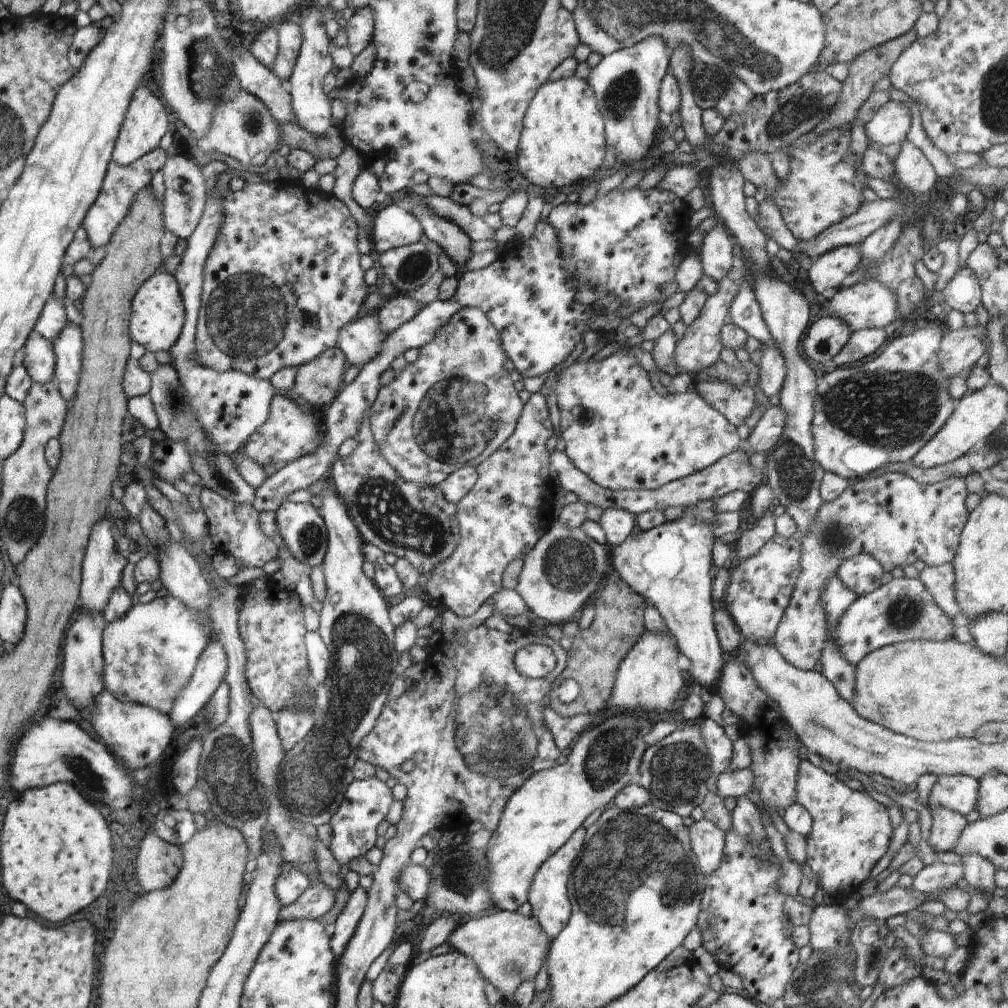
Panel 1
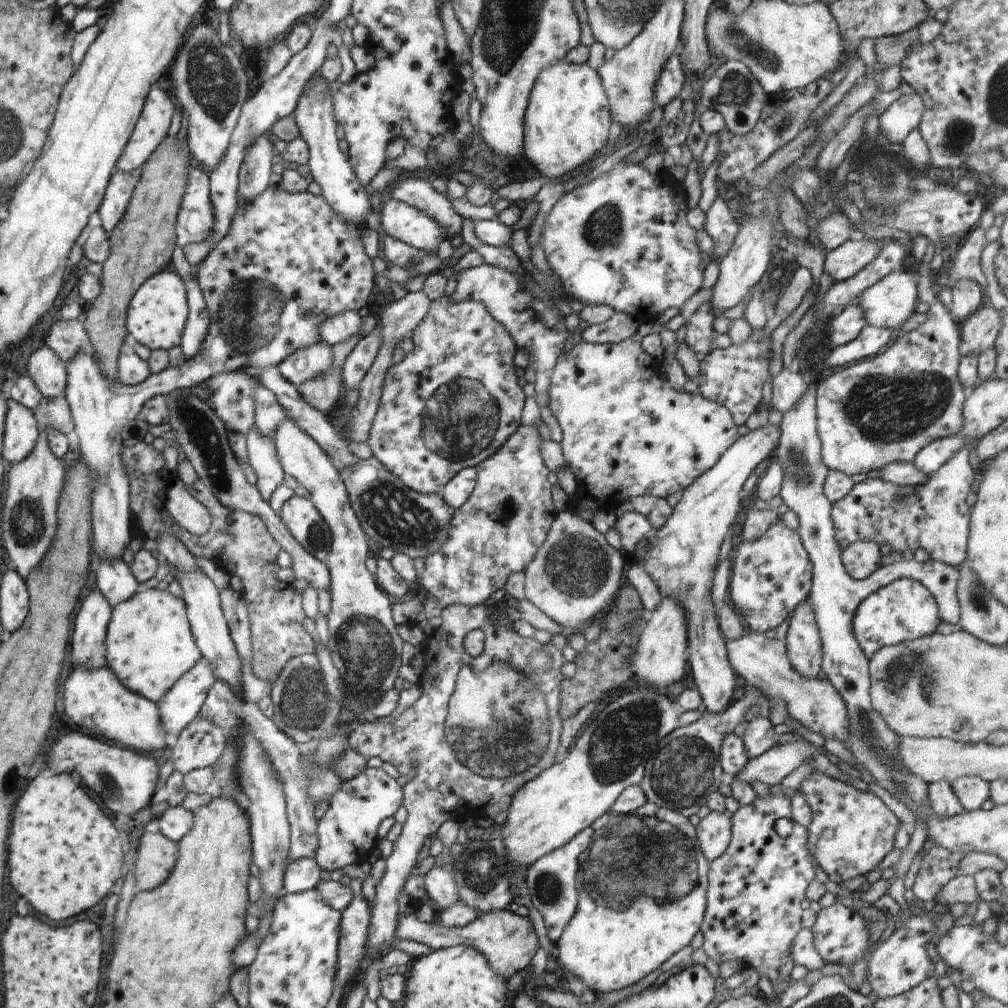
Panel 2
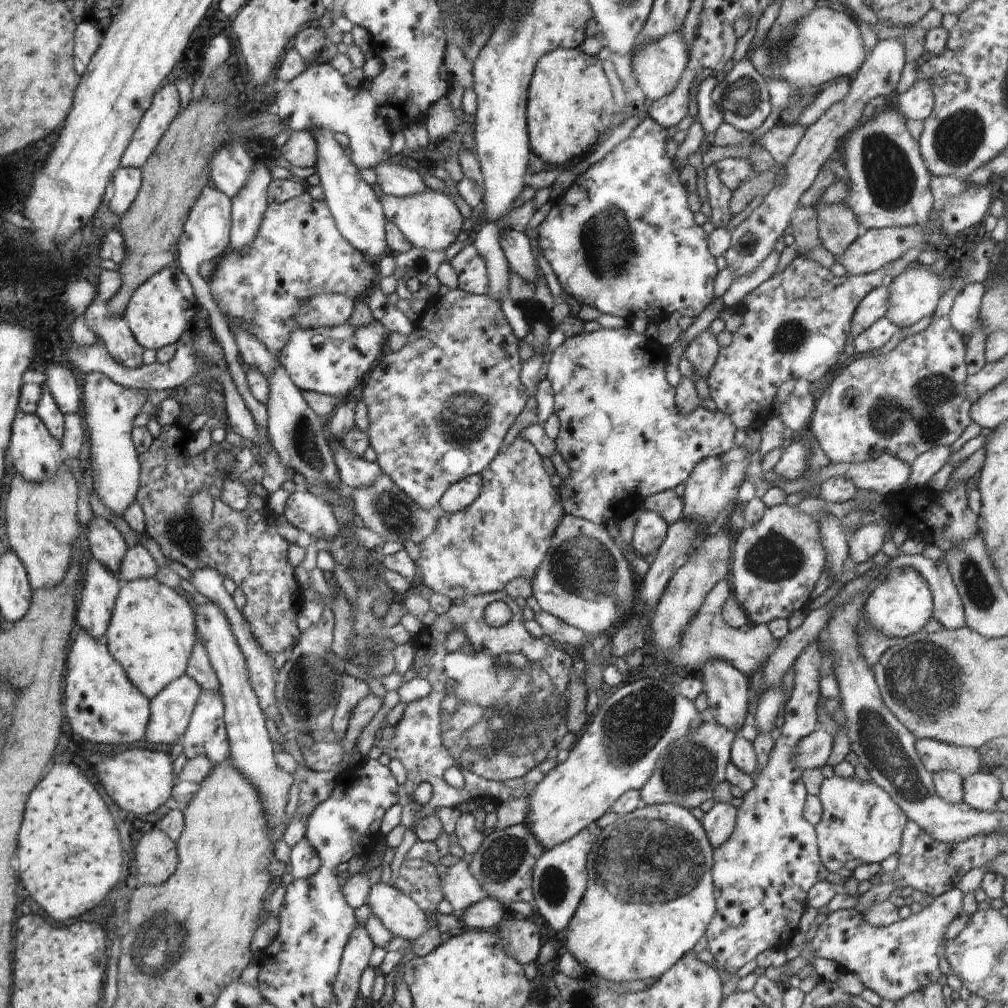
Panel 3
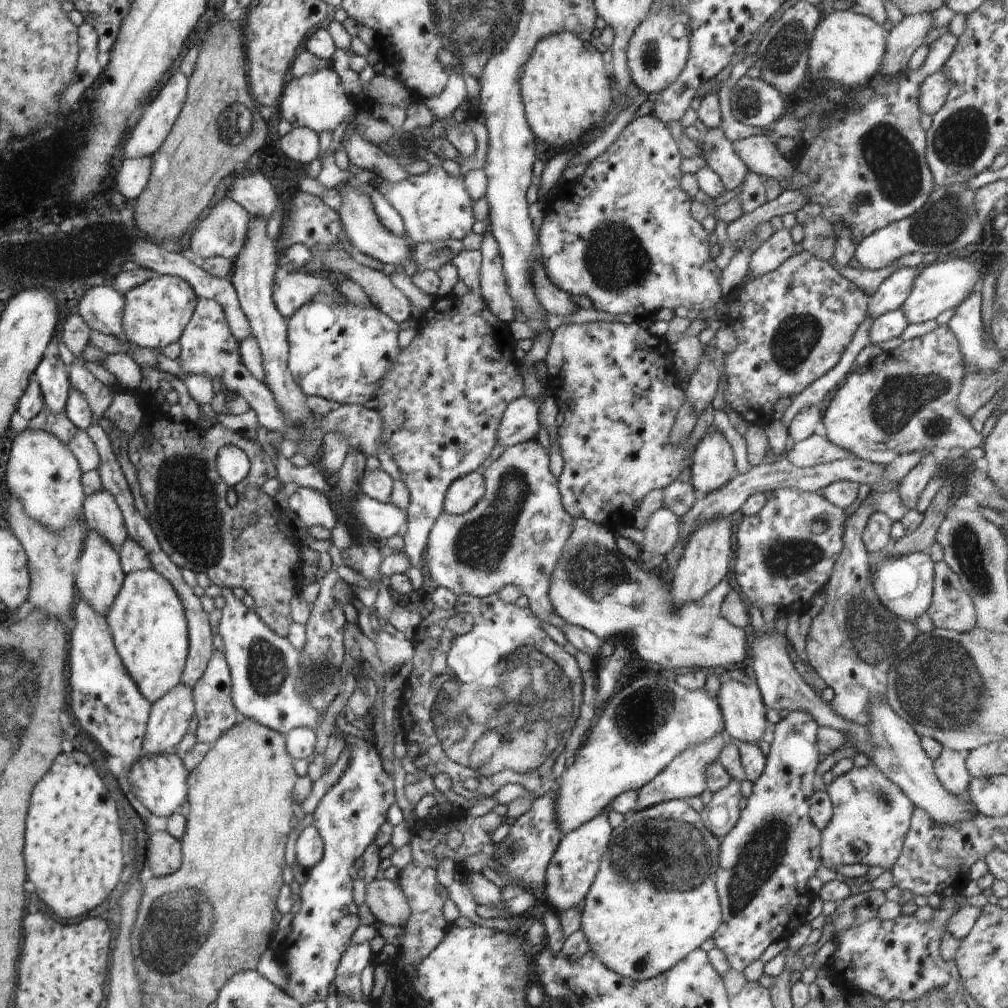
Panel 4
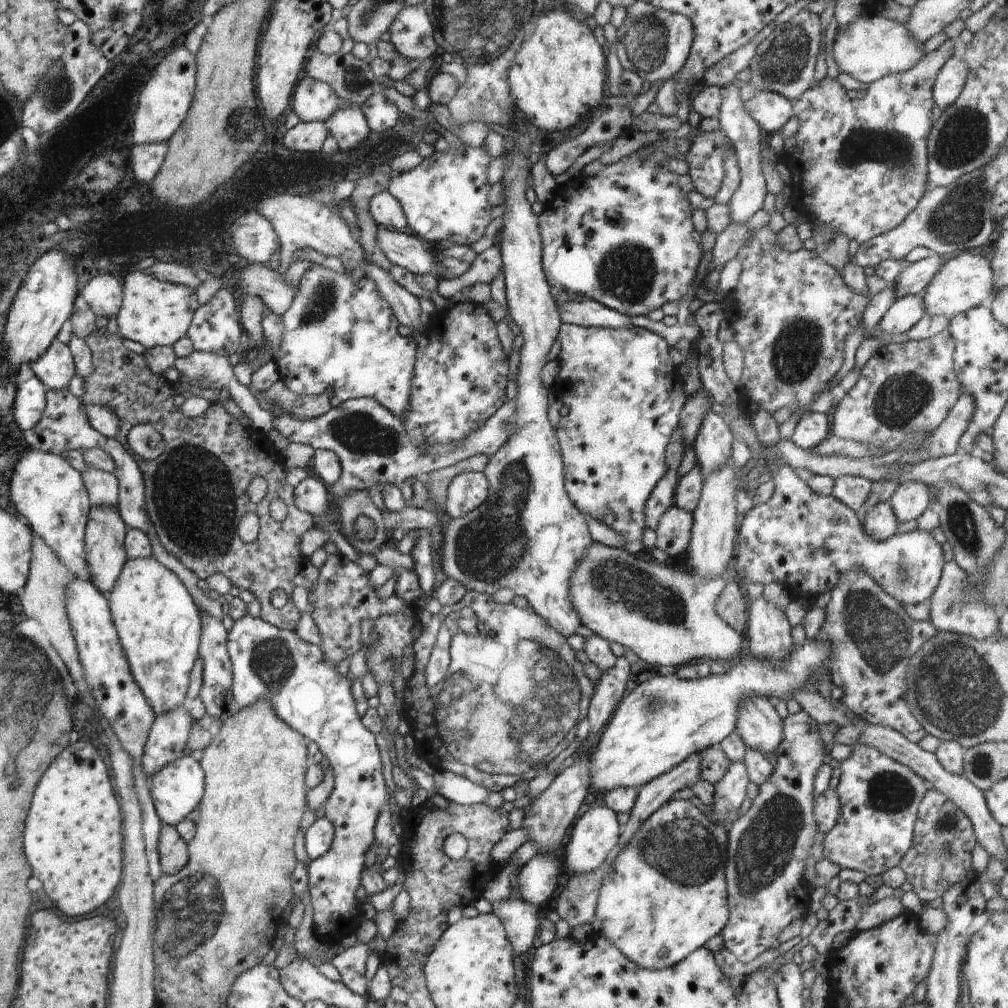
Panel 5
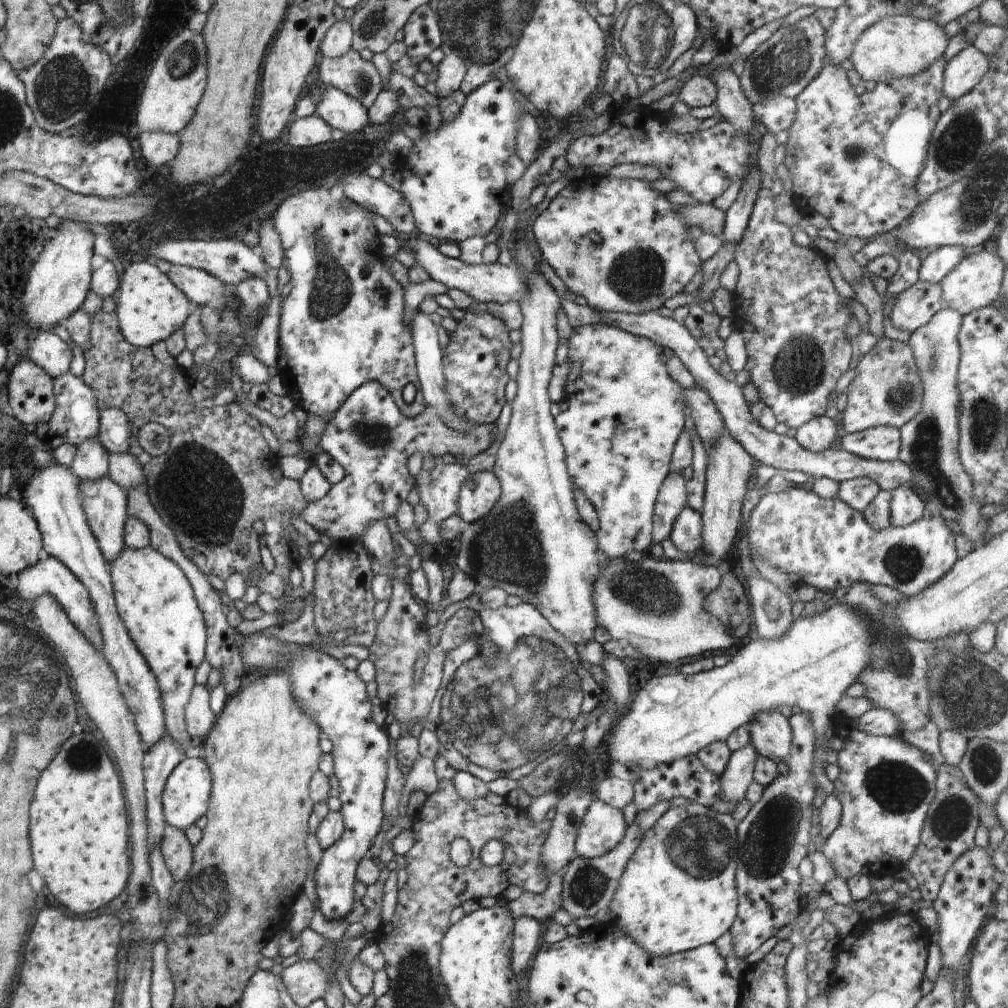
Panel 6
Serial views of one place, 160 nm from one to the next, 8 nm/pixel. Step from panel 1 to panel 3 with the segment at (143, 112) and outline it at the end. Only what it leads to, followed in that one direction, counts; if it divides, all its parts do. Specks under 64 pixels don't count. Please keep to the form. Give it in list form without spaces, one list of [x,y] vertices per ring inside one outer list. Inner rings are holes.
[[[174,83],[168,84],[155,97],[151,109],[143,116],[140,132],[136,132],[136,140],[131,141],[132,148],[128,148],[128,156],[124,156],[124,168],[143,169],[170,125],[178,118],[178,112],[178,90]]]

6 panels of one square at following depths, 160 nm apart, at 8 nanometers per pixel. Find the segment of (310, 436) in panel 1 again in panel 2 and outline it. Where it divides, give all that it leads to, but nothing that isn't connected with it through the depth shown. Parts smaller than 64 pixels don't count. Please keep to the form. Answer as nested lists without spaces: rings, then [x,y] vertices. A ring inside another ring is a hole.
[[[261,384],[255,396],[255,427],[259,433],[272,440],[275,430],[287,417],[287,411],[277,401],[275,394]]]

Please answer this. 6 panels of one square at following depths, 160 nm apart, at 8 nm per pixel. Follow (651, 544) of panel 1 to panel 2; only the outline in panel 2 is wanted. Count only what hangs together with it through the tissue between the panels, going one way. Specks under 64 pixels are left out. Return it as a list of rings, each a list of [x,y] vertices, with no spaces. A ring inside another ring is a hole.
[[[767,424],[735,440],[718,462],[689,484],[673,508],[670,518],[656,530],[648,558],[637,561],[664,597],[673,597],[683,608],[687,624],[688,661],[697,691],[706,710],[721,713],[736,699],[741,680],[730,664],[725,639],[711,599],[715,568],[722,541],[731,532],[736,514],[741,510],[740,490],[762,460],[771,457],[781,431]]]

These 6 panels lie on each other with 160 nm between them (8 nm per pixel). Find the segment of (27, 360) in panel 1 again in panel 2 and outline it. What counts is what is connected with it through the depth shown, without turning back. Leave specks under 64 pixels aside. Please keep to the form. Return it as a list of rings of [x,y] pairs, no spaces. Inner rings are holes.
[[[46,344],[38,348],[27,364],[27,374],[35,382],[43,397],[65,394],[66,363]]]

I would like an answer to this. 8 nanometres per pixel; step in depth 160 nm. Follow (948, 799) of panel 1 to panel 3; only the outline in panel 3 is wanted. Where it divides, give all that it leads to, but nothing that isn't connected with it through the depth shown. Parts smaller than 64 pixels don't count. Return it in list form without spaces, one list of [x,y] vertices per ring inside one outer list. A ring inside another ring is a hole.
[[[978,771],[963,779],[963,801],[969,808],[994,812],[1002,797],[1000,789],[1001,780],[998,774]]]

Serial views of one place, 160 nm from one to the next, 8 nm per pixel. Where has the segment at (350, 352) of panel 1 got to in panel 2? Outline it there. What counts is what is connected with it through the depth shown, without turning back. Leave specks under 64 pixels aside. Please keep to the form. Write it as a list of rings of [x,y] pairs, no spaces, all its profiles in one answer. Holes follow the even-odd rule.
[[[344,311],[341,315],[326,319],[319,328],[323,342],[329,346],[344,342],[361,332],[362,312]]]

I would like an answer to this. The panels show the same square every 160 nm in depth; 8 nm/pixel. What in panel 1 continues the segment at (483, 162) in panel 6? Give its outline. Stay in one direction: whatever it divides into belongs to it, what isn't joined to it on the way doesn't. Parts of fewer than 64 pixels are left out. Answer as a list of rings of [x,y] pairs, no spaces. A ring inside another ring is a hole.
[[[402,203],[383,208],[375,218],[369,238],[379,253],[414,244],[422,236],[423,230],[418,219]]]

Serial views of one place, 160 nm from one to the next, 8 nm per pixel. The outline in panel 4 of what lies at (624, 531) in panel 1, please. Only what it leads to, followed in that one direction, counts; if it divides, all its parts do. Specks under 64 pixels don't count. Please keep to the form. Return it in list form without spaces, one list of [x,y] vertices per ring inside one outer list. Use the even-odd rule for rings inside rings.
[[[662,507],[650,516],[648,526],[644,528],[644,540],[640,549],[660,556],[668,556],[683,540],[680,535],[683,520],[672,510]]]

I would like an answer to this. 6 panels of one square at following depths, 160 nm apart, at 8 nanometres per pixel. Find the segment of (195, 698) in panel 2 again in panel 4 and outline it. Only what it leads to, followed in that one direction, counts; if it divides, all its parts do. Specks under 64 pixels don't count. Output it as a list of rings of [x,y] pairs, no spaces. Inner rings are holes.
[[[180,682],[152,705],[142,755],[162,755],[168,748],[174,748],[188,732],[194,703],[192,687]]]

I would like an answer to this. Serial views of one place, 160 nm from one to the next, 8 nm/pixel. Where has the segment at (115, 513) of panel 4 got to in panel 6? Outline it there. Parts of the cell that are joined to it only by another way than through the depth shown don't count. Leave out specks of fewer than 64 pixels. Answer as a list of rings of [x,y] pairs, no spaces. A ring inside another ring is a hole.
[[[97,438],[83,442],[77,446],[77,452],[70,469],[82,482],[96,482],[104,477],[108,477],[108,451]]]

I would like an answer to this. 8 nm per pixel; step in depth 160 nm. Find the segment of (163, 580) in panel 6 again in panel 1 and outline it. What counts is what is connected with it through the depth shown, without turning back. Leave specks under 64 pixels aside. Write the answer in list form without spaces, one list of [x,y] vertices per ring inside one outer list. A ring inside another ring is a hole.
[[[172,595],[156,597],[151,602],[132,606],[122,618],[108,623],[103,628],[104,689],[121,701],[148,705],[170,716],[180,692],[190,683],[191,676],[198,666],[200,655],[203,654],[211,639],[209,637],[213,636],[205,620],[204,615],[188,608],[183,601]]]

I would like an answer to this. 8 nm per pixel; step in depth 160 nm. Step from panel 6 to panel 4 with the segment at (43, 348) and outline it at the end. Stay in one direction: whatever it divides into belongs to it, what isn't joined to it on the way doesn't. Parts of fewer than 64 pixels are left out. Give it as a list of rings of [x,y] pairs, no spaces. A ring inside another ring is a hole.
[[[59,356],[46,358],[39,364],[36,371],[37,383],[43,391],[45,407],[53,415],[58,415],[65,410],[67,396],[71,384],[64,369],[65,364]]]

